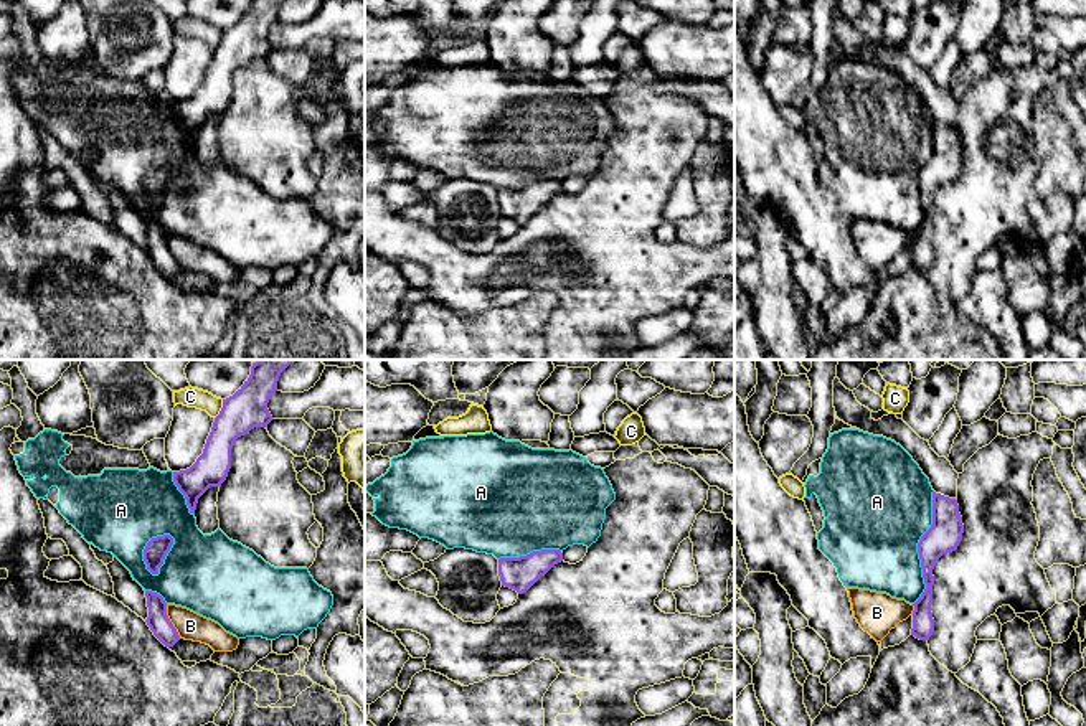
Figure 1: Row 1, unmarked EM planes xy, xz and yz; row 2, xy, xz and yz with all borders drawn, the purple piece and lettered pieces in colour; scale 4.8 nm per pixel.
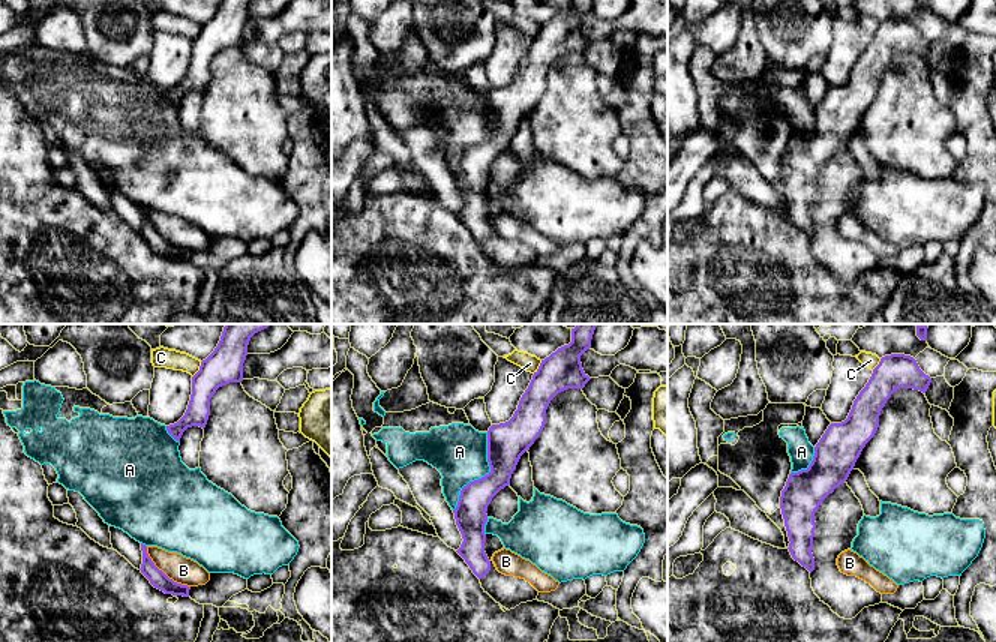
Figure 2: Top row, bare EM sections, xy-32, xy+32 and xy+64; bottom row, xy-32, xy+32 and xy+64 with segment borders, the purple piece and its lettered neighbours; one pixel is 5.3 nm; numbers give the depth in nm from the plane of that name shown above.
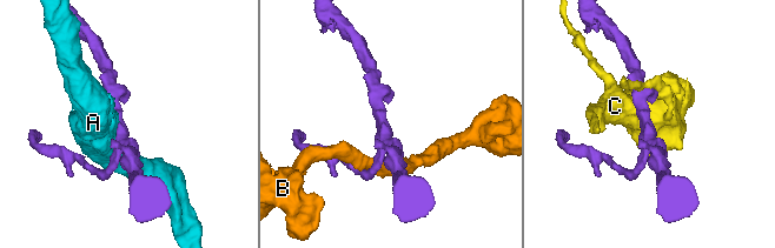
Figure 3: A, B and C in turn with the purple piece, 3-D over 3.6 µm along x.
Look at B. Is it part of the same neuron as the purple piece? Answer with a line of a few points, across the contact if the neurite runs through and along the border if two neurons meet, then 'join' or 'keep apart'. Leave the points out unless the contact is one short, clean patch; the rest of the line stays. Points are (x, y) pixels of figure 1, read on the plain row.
line xy (165, 235), (165, 245), (180, 266); keep apart

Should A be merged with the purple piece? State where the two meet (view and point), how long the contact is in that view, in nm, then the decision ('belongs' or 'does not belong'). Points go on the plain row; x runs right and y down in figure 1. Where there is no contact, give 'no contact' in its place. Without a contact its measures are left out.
contact yz (918, 179); length 550 nm; belongs

